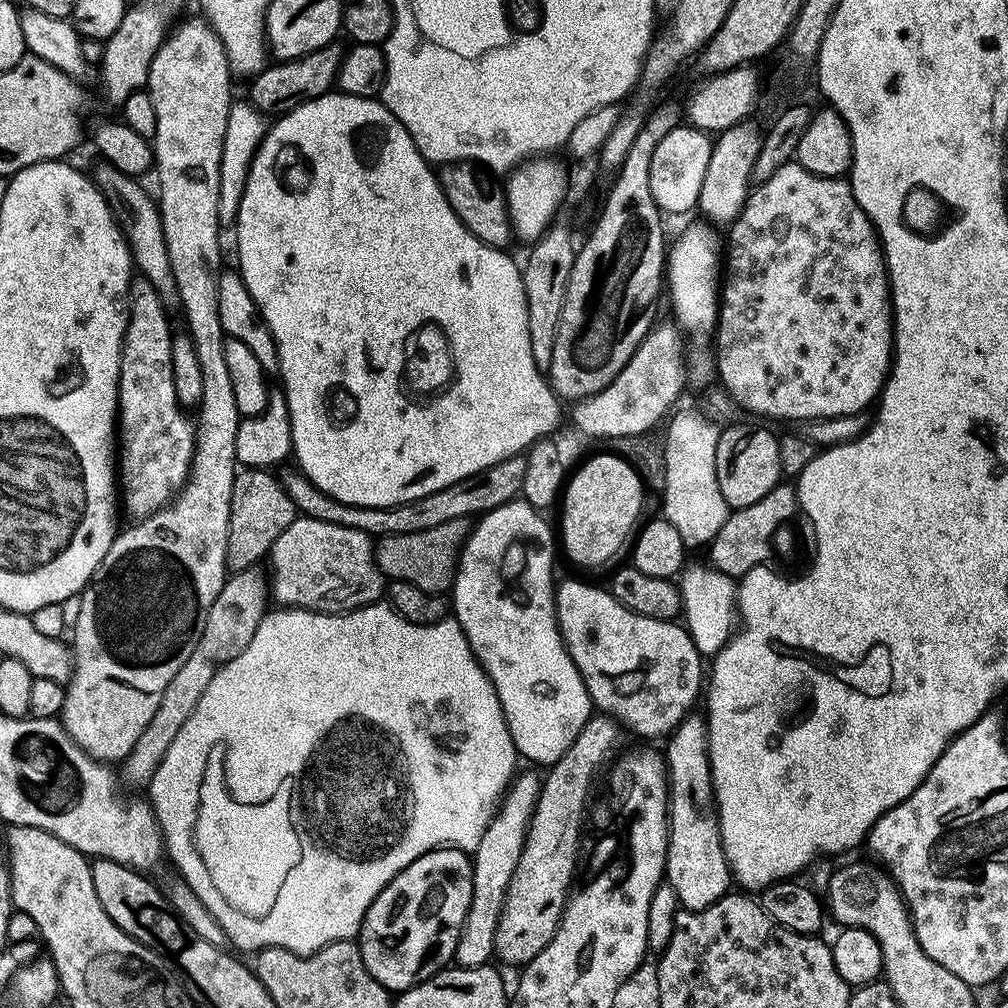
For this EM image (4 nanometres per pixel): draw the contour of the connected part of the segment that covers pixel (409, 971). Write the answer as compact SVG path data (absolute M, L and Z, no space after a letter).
M445 846L422 854L370 902L360 927L362 962L389 993L399 994L453 963L474 890L469 853Z

